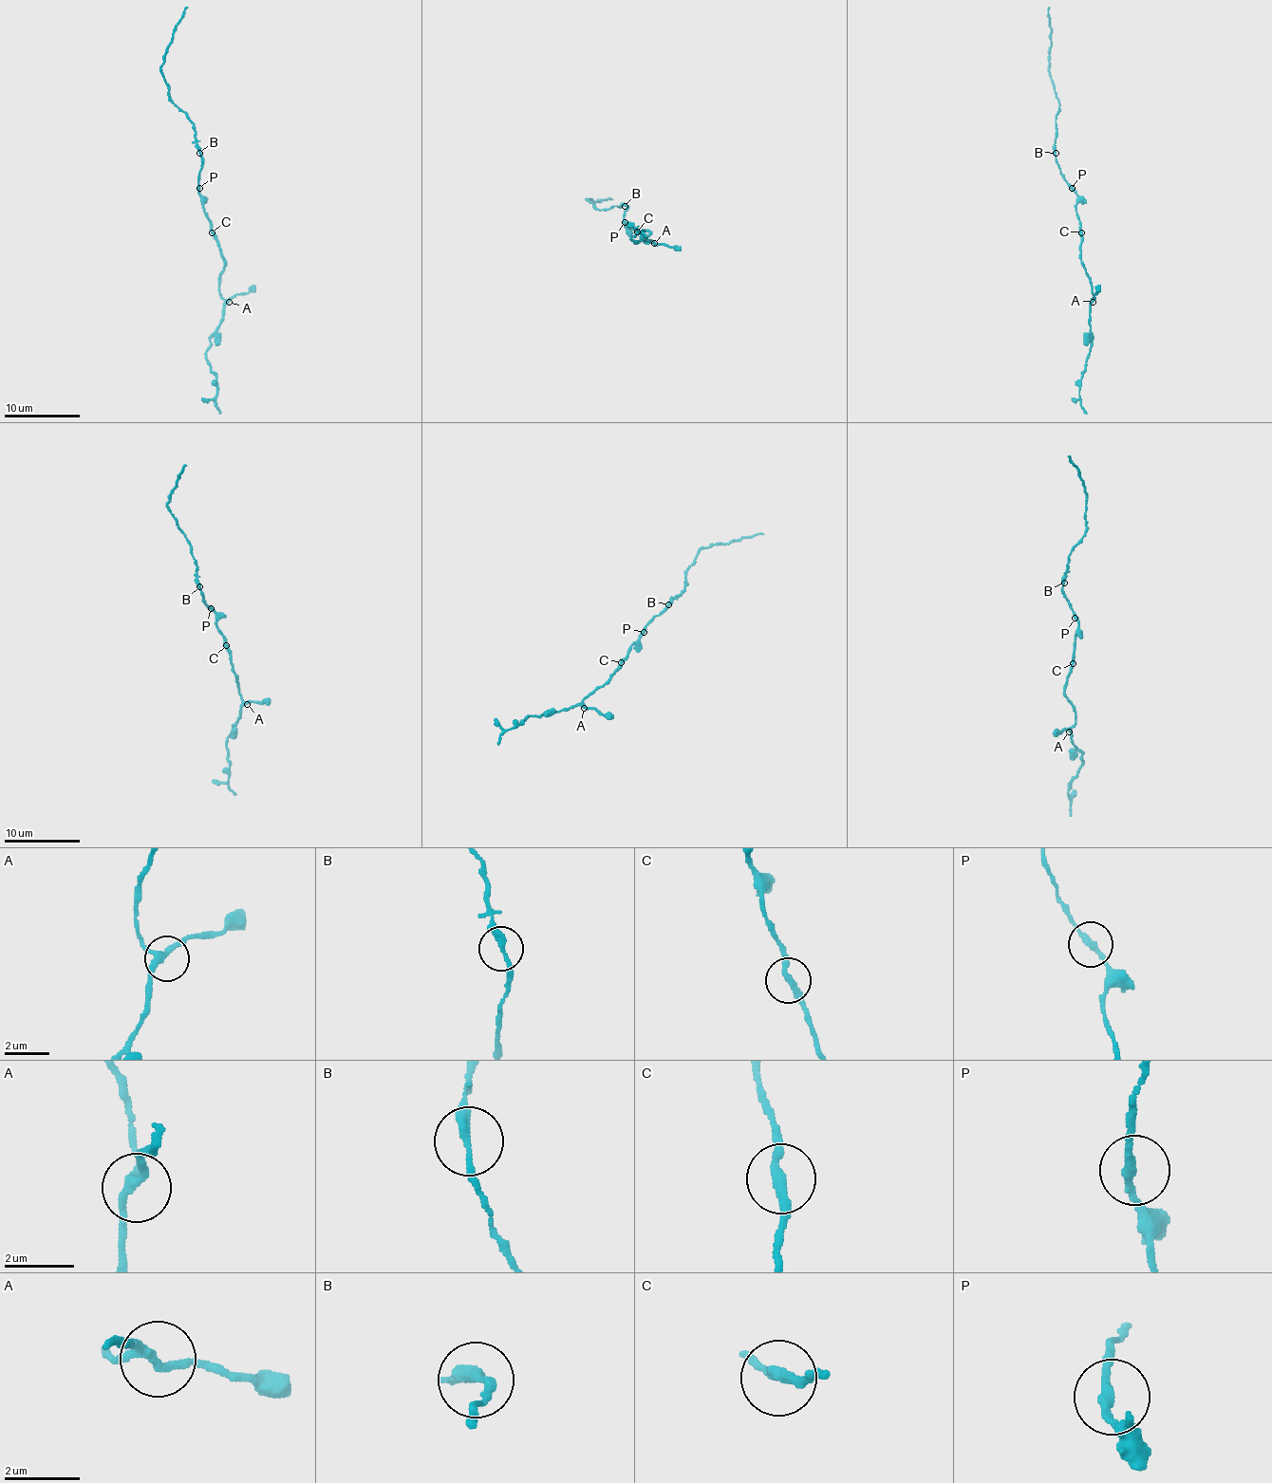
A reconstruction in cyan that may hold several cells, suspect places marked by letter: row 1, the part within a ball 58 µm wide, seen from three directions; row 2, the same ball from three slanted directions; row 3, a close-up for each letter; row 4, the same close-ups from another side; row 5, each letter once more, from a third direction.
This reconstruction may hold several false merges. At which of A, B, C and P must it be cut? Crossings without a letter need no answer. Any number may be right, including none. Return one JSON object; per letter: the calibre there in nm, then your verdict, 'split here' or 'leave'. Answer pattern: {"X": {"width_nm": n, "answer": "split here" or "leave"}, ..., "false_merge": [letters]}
{"A": {"width_nm": 200, "answer": "leave"}, "B": {"width_nm": 240, "answer": "leave"}, "C": {"width_nm": 280, "answer": "leave"}, "P": {"width_nm": 240, "answer": "leave"}, "false_merge": []}

